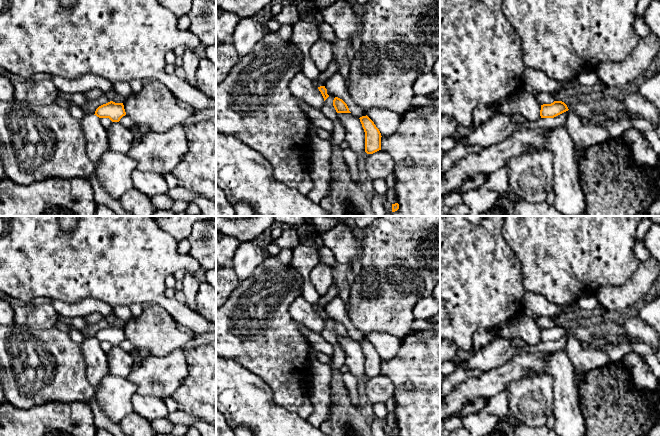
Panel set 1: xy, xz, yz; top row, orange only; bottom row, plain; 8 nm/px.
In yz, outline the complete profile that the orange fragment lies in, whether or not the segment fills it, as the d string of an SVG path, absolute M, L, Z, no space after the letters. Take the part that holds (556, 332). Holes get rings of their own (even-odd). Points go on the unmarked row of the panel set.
M554 325L551 328L541 329L540 340L541 342L554 342L568 334L569 333L564 326Z

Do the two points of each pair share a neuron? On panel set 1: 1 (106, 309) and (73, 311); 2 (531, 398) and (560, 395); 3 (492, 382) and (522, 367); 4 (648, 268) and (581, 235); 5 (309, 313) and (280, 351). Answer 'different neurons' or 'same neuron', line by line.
1: same neuron
2: different neurons
3: same neuron
4: different neurons
5: different neurons

